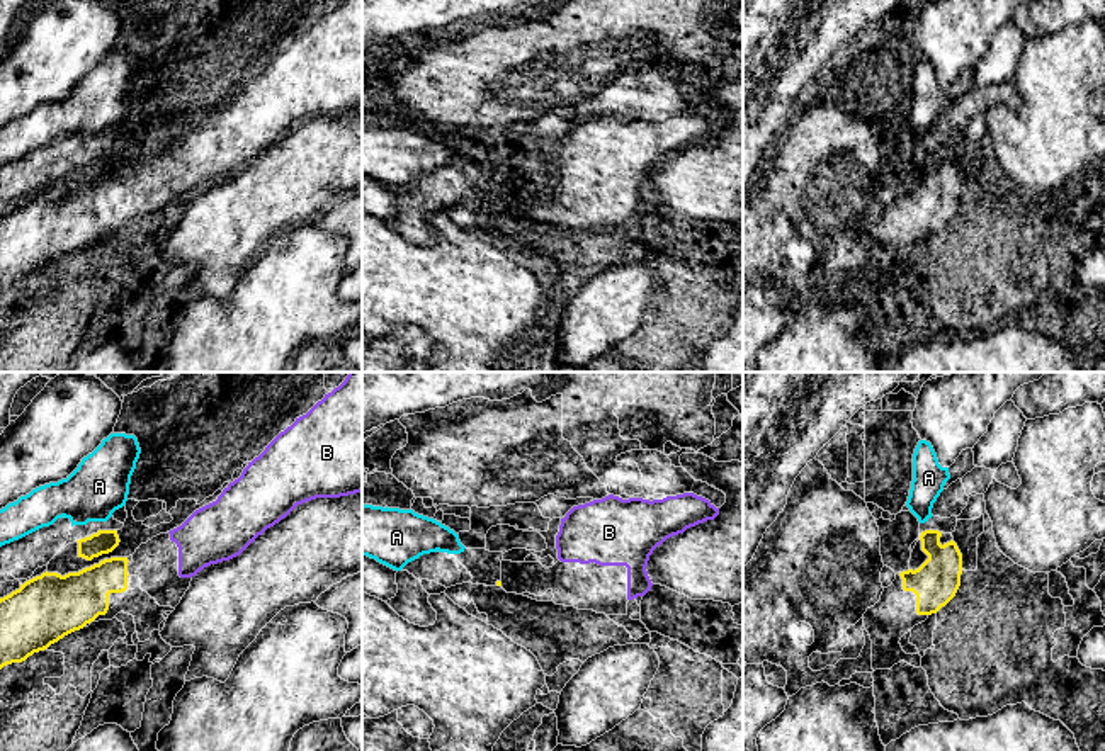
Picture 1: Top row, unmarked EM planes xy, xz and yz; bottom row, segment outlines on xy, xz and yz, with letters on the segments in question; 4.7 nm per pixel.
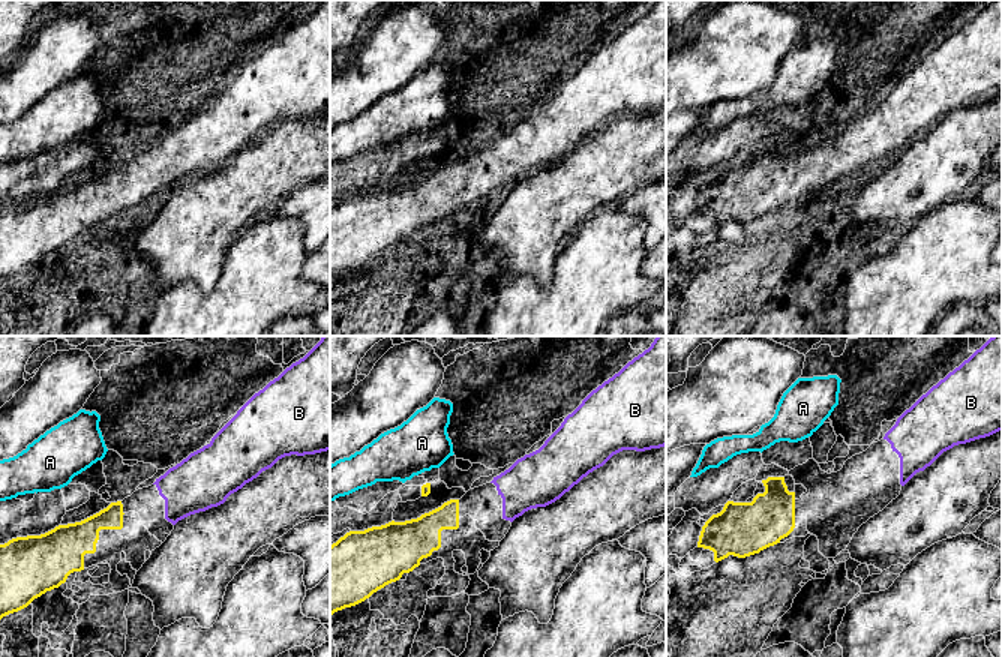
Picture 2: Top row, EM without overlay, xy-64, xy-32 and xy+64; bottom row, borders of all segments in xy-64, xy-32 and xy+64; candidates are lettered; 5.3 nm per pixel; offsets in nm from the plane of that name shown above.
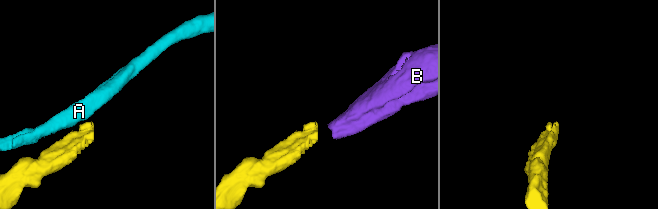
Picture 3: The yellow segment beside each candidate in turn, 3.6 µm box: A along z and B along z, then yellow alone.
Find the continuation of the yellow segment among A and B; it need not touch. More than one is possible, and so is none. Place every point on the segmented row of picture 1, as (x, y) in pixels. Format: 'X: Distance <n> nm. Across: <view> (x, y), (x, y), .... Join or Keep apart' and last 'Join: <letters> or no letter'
A: Distance 40 nm. Across: yz (925, 530), (923, 522). Keep apart
B: Distance 220 nm. Across: xy (128, 561), (170, 539). Join
Join: B

